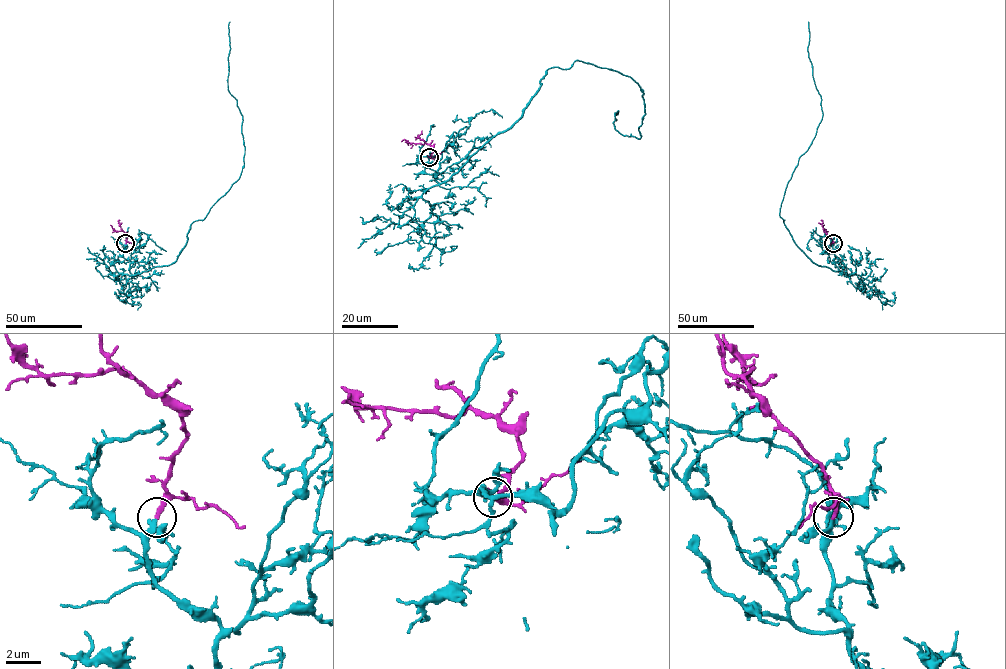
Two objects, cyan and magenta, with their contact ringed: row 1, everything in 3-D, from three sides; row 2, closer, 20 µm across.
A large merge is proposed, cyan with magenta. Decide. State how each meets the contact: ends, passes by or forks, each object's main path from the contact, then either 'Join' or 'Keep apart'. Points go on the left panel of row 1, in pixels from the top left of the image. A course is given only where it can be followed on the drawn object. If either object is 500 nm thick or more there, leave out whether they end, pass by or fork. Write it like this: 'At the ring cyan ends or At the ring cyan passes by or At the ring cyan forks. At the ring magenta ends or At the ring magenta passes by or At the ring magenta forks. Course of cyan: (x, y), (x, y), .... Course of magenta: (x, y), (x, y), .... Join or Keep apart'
At the ring cyan passes by. At the ring magenta ends. Course of cyan: (125, 244), (132, 275), (172, 264), (190, 225), (239, 178), (245, 147), (242, 115), (228, 89), (229, 21). Course of magenta: (125, 244), (127, 234), (115, 231), (110, 225). Join

